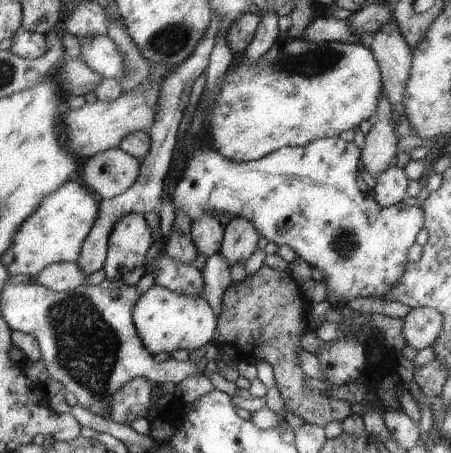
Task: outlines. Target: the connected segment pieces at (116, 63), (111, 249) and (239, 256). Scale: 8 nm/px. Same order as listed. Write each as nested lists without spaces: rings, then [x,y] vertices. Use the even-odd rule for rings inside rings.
[[[108,35],[77,37],[81,52],[79,59],[103,78],[117,78],[125,75],[125,57]]]
[[[128,213],[122,215],[111,228],[107,246],[107,257],[103,266],[106,279],[120,281],[122,275],[134,270],[136,266],[145,266],[146,254],[152,245],[151,228],[142,213]]]
[[[232,217],[228,225],[224,226],[219,254],[224,257],[230,268],[245,264],[258,248],[258,240],[260,233],[249,220]]]

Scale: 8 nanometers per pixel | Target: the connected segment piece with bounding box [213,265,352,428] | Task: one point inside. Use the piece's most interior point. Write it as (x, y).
(262, 314)

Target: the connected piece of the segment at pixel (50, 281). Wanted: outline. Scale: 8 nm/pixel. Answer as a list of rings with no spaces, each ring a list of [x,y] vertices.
[[[60,262],[44,267],[35,280],[53,291],[69,291],[84,283],[86,278],[76,263]]]

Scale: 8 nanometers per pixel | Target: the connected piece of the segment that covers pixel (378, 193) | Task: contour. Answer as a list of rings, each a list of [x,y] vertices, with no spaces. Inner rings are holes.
[[[390,167],[376,179],[376,186],[370,192],[382,208],[391,207],[402,203],[407,197],[409,184],[410,180],[404,169]]]

